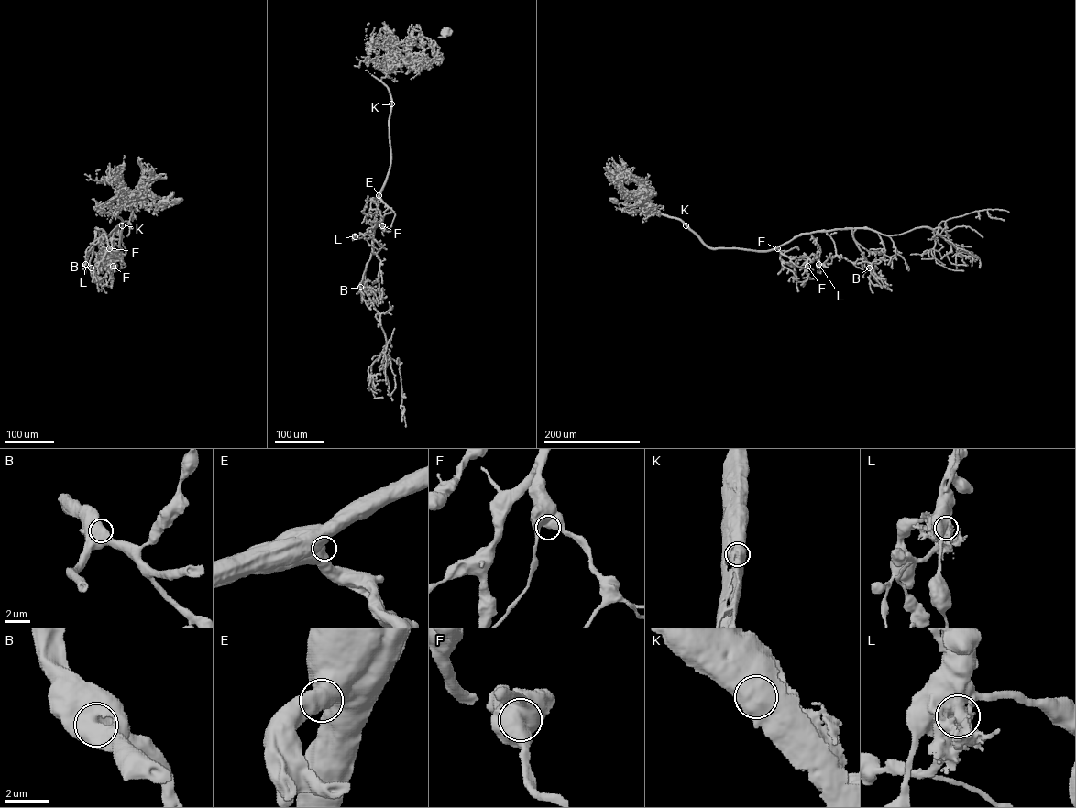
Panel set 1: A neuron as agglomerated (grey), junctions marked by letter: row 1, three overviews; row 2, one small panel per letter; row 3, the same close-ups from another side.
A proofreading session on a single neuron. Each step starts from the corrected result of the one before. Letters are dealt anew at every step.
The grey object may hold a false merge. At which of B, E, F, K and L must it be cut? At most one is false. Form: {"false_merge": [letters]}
{"false_merge": ["L"]}

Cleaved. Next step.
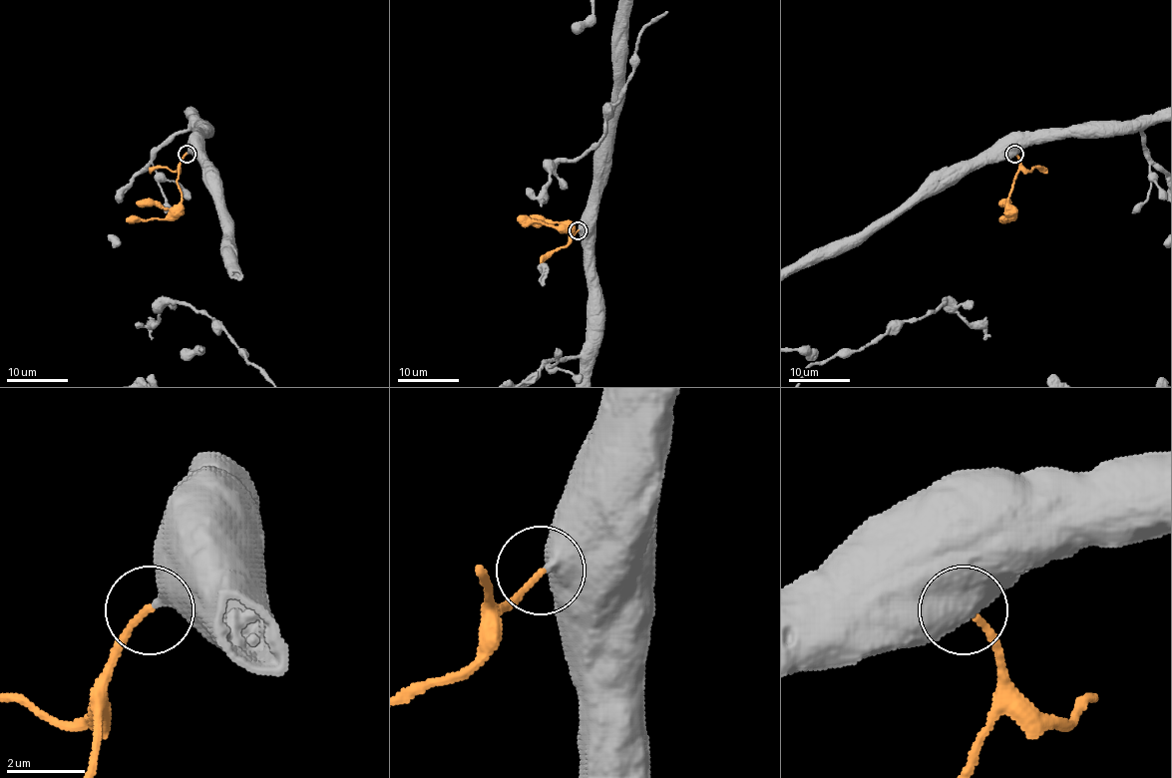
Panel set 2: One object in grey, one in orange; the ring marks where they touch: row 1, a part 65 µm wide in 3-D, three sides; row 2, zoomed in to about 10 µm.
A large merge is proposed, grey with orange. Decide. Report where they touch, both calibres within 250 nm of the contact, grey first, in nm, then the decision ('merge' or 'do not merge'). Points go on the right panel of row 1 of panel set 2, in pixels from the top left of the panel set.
at (1014, 154); 550 nm thick on the grey side, 170 nm on the other; merge

